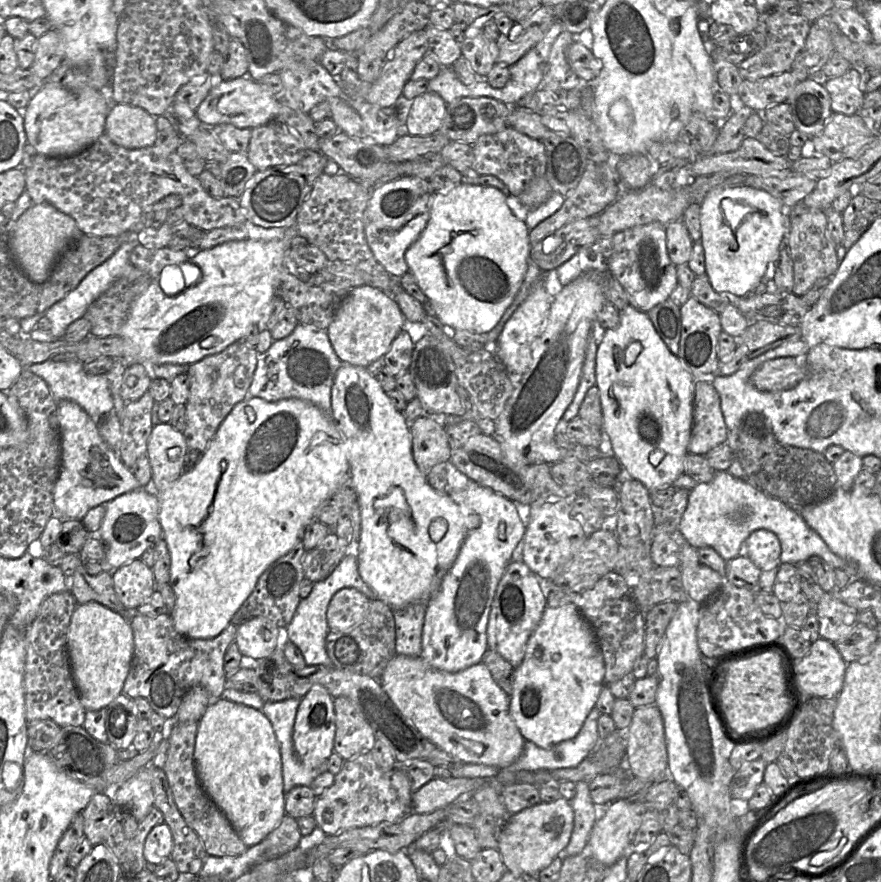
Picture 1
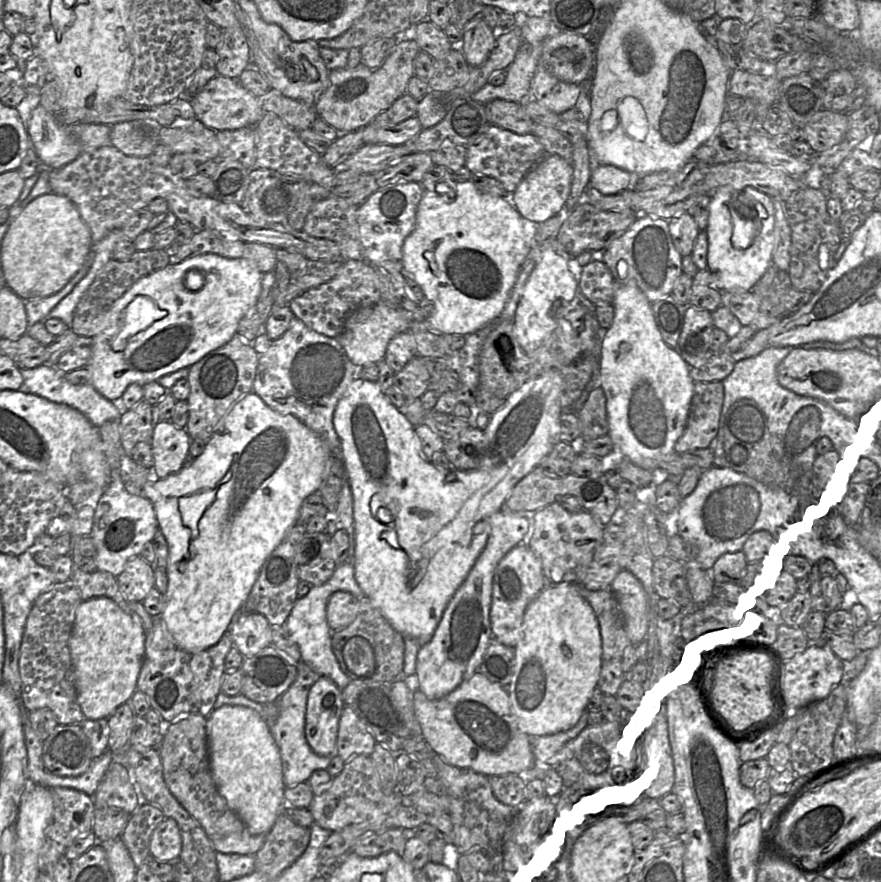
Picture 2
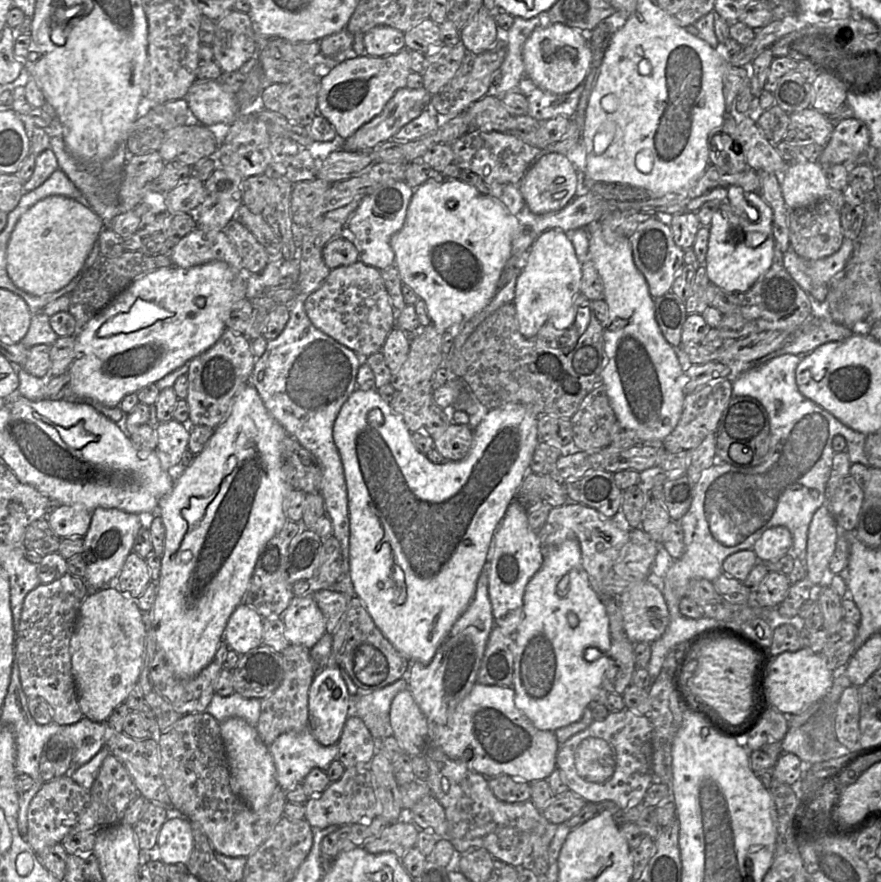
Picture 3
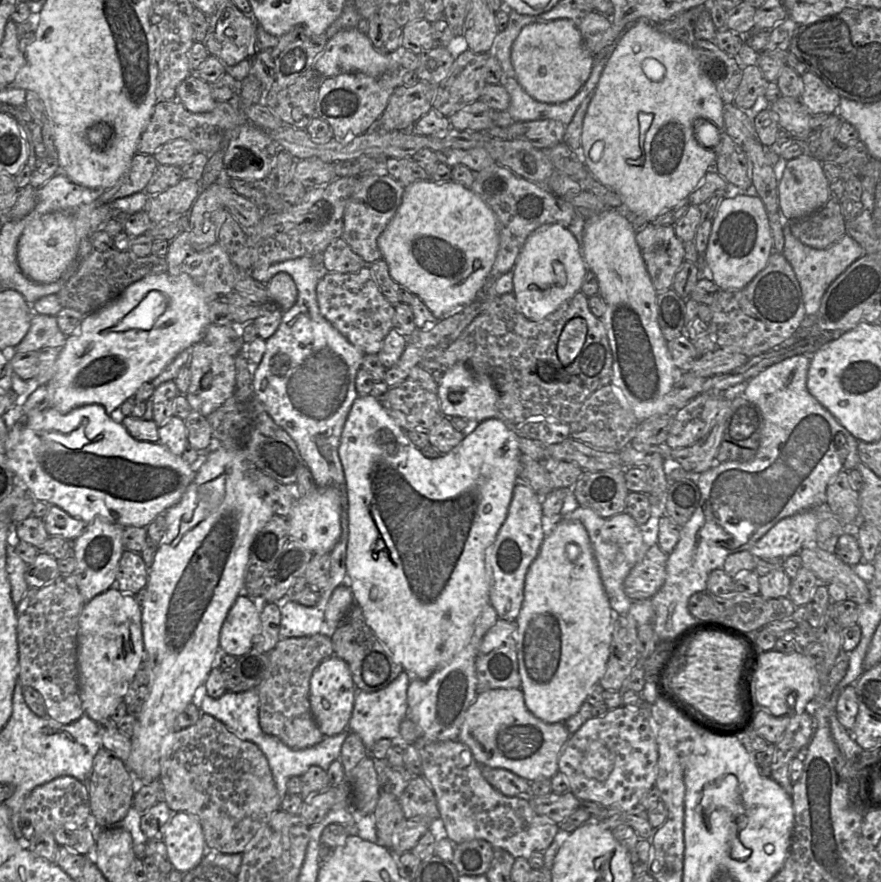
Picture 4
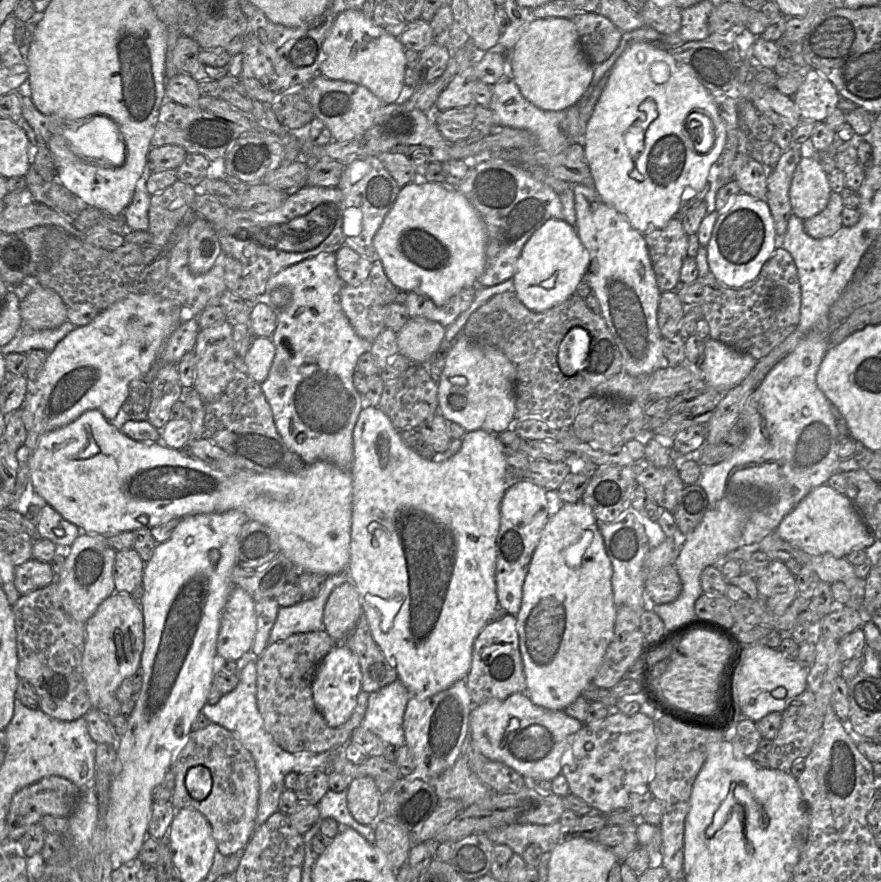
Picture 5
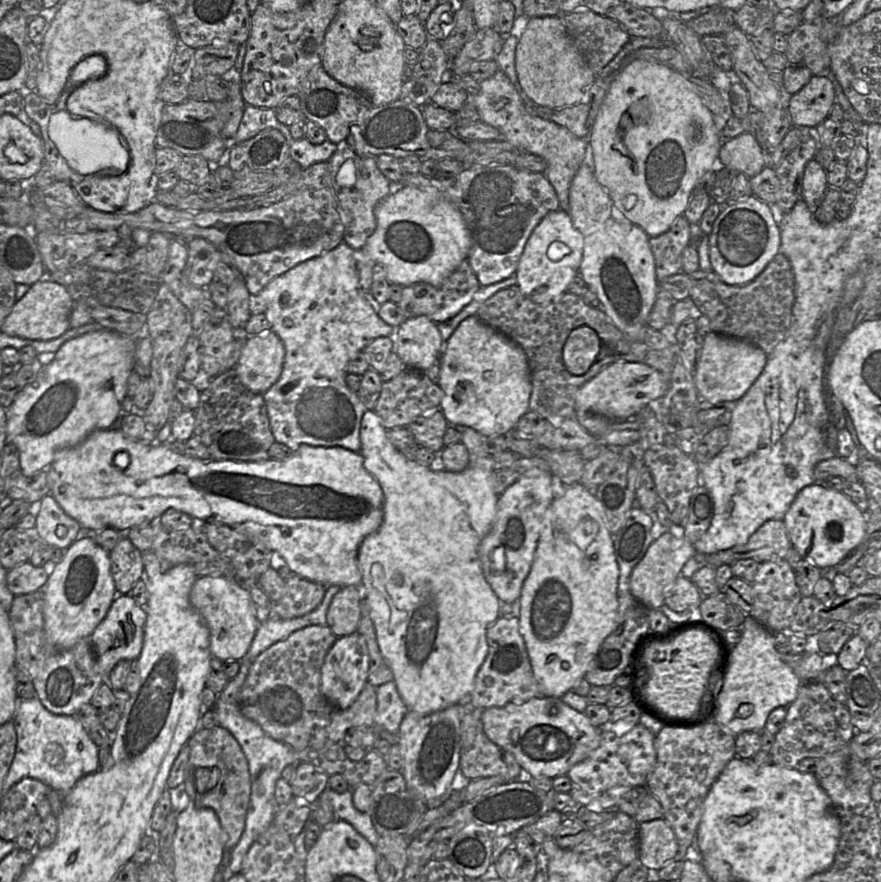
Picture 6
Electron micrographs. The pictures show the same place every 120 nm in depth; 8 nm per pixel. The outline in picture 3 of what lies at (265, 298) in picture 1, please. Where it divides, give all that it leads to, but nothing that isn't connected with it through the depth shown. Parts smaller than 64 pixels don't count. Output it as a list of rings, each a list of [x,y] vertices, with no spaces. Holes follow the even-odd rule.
[[[212,261],[187,269],[176,266],[160,268],[138,277],[119,293],[100,313],[92,318],[82,330],[78,330],[76,334],[75,357],[67,372],[70,377],[73,396],[81,401],[96,401],[106,407],[119,406],[126,395],[138,393],[142,388],[156,383],[167,374],[189,363],[191,359],[211,348],[227,329],[226,321],[234,304],[245,298],[246,274],[244,271],[235,271],[223,261]]]

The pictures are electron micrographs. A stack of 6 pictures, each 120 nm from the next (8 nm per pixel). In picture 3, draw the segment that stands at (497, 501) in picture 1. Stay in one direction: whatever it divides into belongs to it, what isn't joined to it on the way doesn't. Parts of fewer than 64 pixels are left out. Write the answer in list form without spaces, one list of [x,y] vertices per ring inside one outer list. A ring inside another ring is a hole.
[[[485,563],[476,584],[474,597],[452,626],[429,664],[415,662],[409,678],[409,690],[430,724],[445,725],[456,706],[477,683],[477,675],[494,618],[488,593],[489,563]]]

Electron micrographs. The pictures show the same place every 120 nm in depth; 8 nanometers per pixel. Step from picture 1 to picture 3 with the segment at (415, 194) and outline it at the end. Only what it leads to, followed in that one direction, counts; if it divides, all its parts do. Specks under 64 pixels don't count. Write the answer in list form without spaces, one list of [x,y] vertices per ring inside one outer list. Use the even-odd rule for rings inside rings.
[[[405,181],[387,182],[360,202],[345,226],[345,233],[358,250],[361,262],[378,270],[395,264],[390,239],[404,225],[413,192],[414,189]]]

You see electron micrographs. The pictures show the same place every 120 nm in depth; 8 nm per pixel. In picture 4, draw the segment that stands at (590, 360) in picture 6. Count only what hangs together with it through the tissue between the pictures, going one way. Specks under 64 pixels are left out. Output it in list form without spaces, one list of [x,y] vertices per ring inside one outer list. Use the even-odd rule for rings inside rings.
[[[573,318],[564,326],[558,341],[557,354],[564,366],[571,364],[580,353],[587,336],[583,318]]]

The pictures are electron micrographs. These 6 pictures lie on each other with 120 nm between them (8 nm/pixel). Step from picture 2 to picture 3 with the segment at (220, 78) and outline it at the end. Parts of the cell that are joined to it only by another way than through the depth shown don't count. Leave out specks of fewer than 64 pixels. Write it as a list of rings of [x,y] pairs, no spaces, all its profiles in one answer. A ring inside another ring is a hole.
[[[218,80],[196,81],[185,100],[191,116],[204,126],[230,125],[238,115],[236,93],[225,90]]]

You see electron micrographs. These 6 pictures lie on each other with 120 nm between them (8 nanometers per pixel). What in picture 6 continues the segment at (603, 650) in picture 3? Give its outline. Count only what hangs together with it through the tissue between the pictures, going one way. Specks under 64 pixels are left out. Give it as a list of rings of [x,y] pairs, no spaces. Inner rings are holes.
[[[573,483],[567,486],[564,496],[554,499],[546,510],[538,540],[534,560],[528,576],[526,577],[520,594],[520,633],[524,638],[534,677],[539,685],[542,696],[561,698],[571,691],[576,682],[585,677],[594,661],[603,641],[616,629],[618,614],[618,579],[619,566],[616,560],[613,537],[607,528],[607,518],[600,502],[585,486]]]

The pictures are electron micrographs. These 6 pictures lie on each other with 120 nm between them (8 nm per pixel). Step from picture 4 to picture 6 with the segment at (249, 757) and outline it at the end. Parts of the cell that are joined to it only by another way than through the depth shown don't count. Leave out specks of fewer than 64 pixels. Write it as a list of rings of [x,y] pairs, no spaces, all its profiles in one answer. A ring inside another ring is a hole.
[[[223,727],[199,728],[187,742],[190,749],[189,760],[183,782],[186,793],[199,808],[211,808],[217,814],[225,834],[225,849],[233,849],[238,843],[246,822],[246,815],[251,795],[251,778],[247,759],[233,735]],[[216,767],[219,778],[209,791],[200,794],[195,790],[195,769]]]

